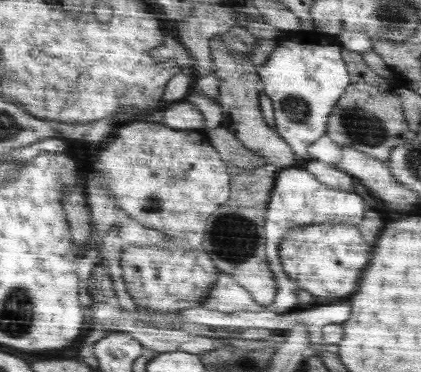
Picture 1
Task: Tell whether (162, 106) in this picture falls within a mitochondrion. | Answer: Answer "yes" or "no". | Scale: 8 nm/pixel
no

